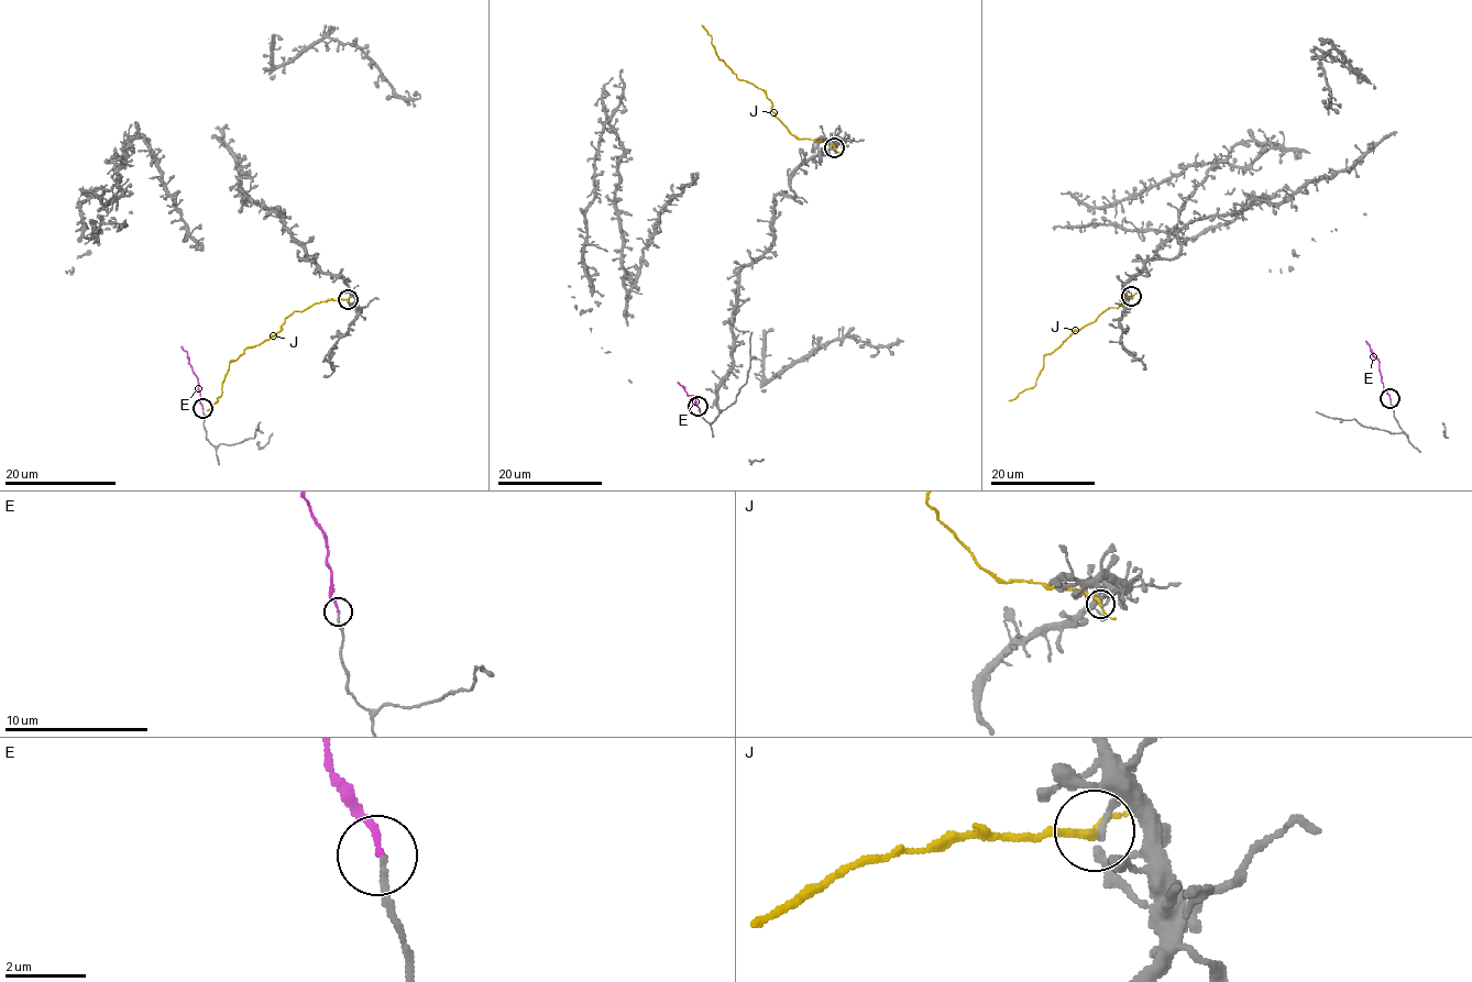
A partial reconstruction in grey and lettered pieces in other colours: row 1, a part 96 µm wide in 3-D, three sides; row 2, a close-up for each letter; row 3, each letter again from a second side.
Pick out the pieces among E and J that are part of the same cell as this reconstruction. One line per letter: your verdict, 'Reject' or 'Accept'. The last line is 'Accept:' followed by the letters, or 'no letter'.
E: Accept
J: Reject
Accept: E

